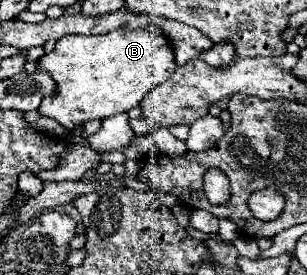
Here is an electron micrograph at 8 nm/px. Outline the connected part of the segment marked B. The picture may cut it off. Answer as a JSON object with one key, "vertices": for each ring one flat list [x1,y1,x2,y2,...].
{"vertices":[[155,26,144,27,144,29,120,27,116,31,110,31,104,35,94,35,94,37,90,37,90,35,66,35,66,37,58,39,54,51,44,55,38,63,40,63,40,69,48,71,58,85,58,93,54,97,46,97,42,101,40,113,56,119,66,129,74,129,80,123,86,123,90,119,106,119,108,115,130,111,156,85,164,83,176,69,171,45,164,38,161,30]]}

